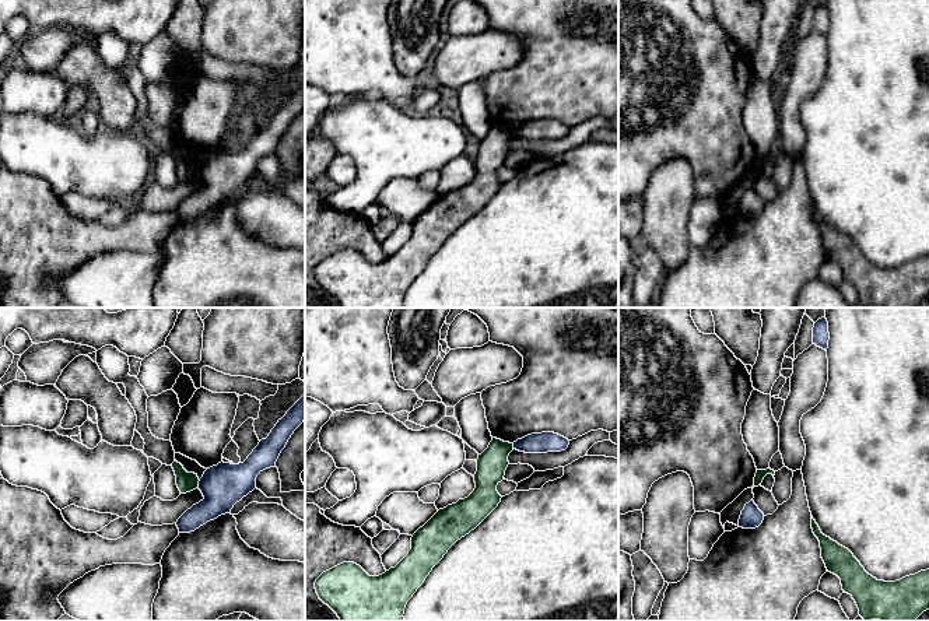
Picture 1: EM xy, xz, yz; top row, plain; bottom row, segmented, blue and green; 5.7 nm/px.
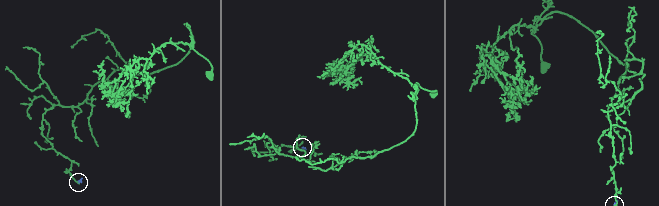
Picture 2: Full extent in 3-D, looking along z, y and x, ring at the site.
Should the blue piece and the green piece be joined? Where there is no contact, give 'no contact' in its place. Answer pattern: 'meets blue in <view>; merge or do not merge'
meets blue in xy; do not merge

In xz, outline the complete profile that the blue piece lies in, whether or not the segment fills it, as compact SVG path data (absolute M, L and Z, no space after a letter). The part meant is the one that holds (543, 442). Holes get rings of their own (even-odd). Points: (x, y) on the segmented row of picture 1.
M554 432L532 434L513 442L513 449L525 453L547 453L565 450L569 441Z

